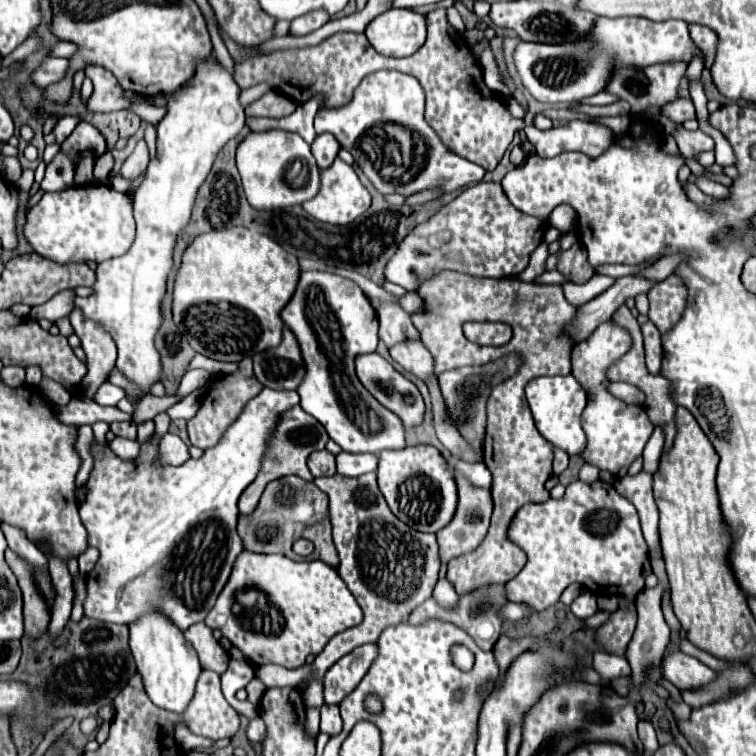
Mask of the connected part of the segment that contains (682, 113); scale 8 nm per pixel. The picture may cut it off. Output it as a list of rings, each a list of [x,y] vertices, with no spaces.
[[[681,98],[679,102],[673,102],[669,106],[665,106],[665,110],[661,110],[663,116],[675,120],[675,122],[685,122],[685,120],[691,120],[695,118],[695,112],[693,112],[693,102],[689,98]]]

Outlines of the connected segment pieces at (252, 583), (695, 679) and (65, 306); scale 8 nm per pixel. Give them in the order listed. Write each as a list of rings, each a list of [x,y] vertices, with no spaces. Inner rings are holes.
[[[243,550],[233,566],[229,582],[217,598],[217,604],[207,614],[205,624],[213,630],[219,628],[223,636],[233,646],[237,646],[253,666],[283,664],[285,668],[299,668],[305,664],[309,654],[317,656],[335,634],[361,624],[361,620],[363,612],[353,594],[337,570],[325,562],[293,562],[283,554],[255,554]],[[251,588],[263,592],[269,598],[281,616],[281,624],[275,622],[271,628],[271,624],[265,624],[265,616],[233,614],[237,594]],[[259,620],[263,620],[263,624]]]
[[[673,652],[669,658],[663,658],[661,670],[679,690],[699,690],[717,678],[715,670],[683,652]]]
[[[61,290],[61,294],[55,294],[49,302],[35,306],[31,310],[31,318],[35,318],[35,320],[47,318],[51,322],[67,318],[73,310],[73,298],[75,298],[75,290]]]

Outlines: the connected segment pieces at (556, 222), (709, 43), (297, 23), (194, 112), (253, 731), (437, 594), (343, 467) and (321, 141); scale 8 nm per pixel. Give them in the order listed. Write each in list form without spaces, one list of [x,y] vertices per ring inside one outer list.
[[[561,204],[561,206],[557,206],[553,212],[551,212],[551,220],[549,220],[549,224],[551,226],[555,226],[555,228],[559,228],[561,232],[569,232],[569,230],[573,230],[573,226],[575,226],[575,210],[569,206],[569,204]]]
[[[695,24],[695,26],[689,26],[689,36],[691,36],[691,40],[695,42],[695,46],[705,52],[705,56],[707,56],[707,66],[709,66],[709,64],[713,62],[713,56],[715,56],[717,34],[715,34],[711,28],[705,28],[705,26],[701,26],[701,24]]]
[[[313,10],[313,14],[303,14],[301,18],[295,18],[291,22],[291,34],[305,36],[305,34],[321,28],[325,22],[329,22],[329,14],[325,14],[325,10]]]
[[[217,60],[199,62],[191,82],[167,98],[167,114],[157,124],[157,158],[149,162],[147,176],[135,192],[133,216],[137,222],[137,236],[133,246],[123,256],[105,260],[97,266],[97,282],[93,286],[93,296],[75,298],[75,306],[81,308],[87,318],[101,322],[105,330],[113,336],[119,352],[117,368],[145,394],[149,394],[149,386],[157,382],[161,376],[161,358],[153,344],[153,338],[161,326],[161,300],[165,294],[167,276],[173,266],[175,238],[189,222],[195,194],[201,182],[207,178],[217,152],[227,144],[227,140],[231,140],[237,134],[237,126],[241,126],[241,122],[243,108],[239,104],[239,86],[235,84],[233,76]]]
[[[259,716],[249,722],[247,738],[249,738],[253,744],[261,744],[261,738],[265,738],[265,722],[261,722]]]
[[[443,578],[437,582],[435,590],[433,590],[433,598],[435,602],[439,602],[443,608],[457,608],[459,606],[459,596],[453,590],[453,586],[449,586],[449,582]]]
[[[341,452],[337,456],[337,472],[343,476],[361,476],[365,472],[377,470],[377,456],[375,454],[351,454]]]
[[[325,132],[325,134],[317,134],[317,138],[311,144],[311,152],[317,160],[317,166],[323,170],[327,166],[331,166],[331,162],[337,158],[339,152],[339,142],[333,138],[333,134]]]

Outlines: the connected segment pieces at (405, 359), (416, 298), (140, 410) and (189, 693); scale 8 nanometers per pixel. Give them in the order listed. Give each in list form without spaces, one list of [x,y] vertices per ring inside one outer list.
[[[421,340],[391,346],[389,354],[395,362],[399,362],[405,370],[413,372],[421,380],[425,380],[429,374],[433,374],[433,358]]]
[[[409,292],[409,294],[405,294],[405,296],[397,298],[397,300],[399,300],[401,306],[403,306],[407,312],[411,312],[411,314],[419,314],[421,310],[425,310],[425,300],[423,300],[417,292]]]
[[[149,394],[147,397],[144,397],[135,408],[133,422],[139,425],[144,421],[154,419],[157,414],[166,411],[173,404],[181,400],[182,398],[178,396],[158,397]]]
[[[155,610],[141,616],[137,622],[133,622],[129,630],[131,630],[131,638],[129,638],[131,654],[135,658],[137,672],[143,678],[143,686],[149,700],[163,710],[183,714],[195,694],[195,684],[201,674],[197,652],[185,640],[183,632]]]

